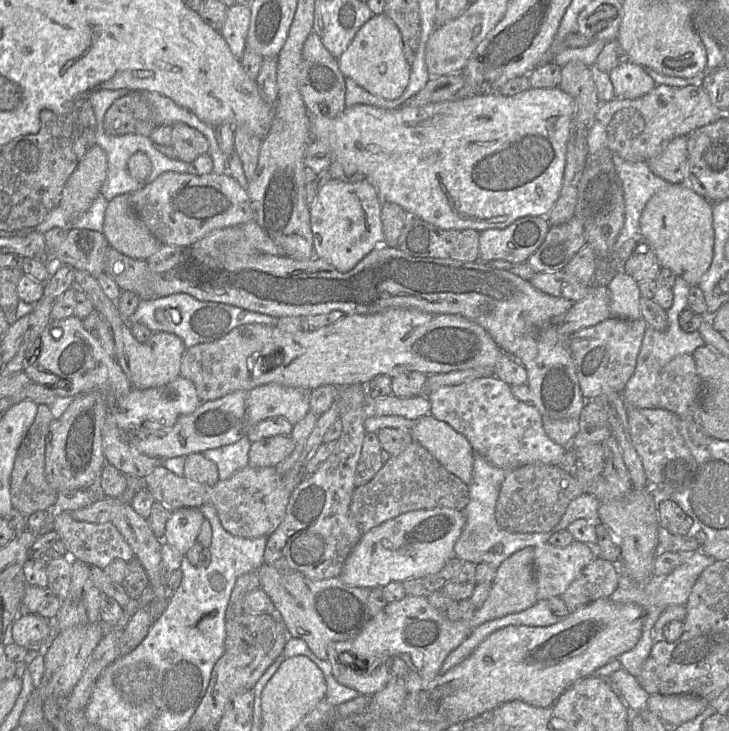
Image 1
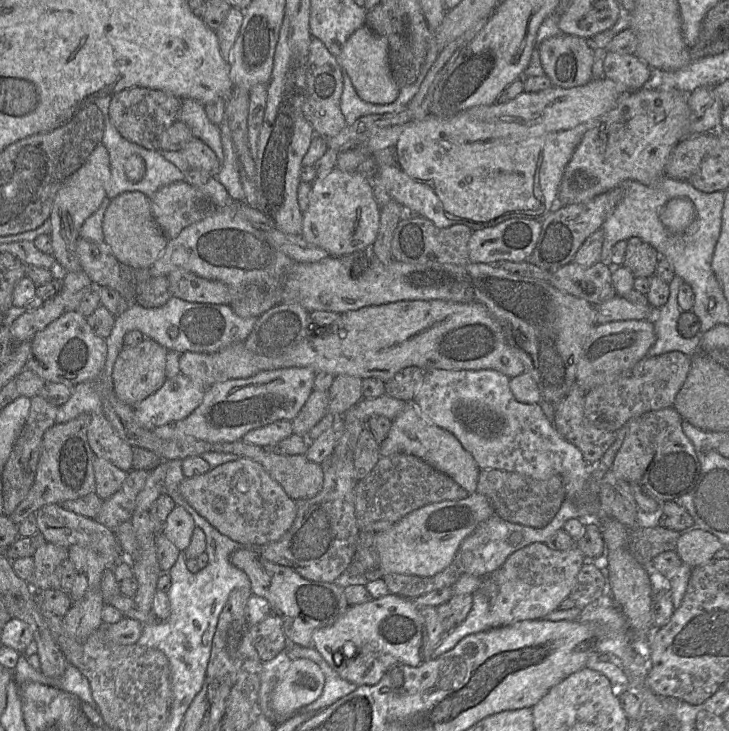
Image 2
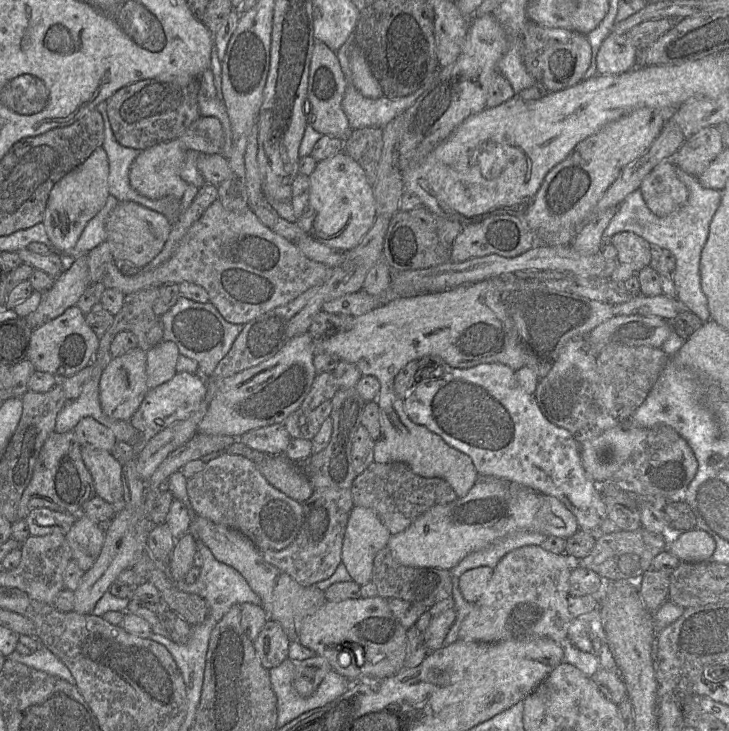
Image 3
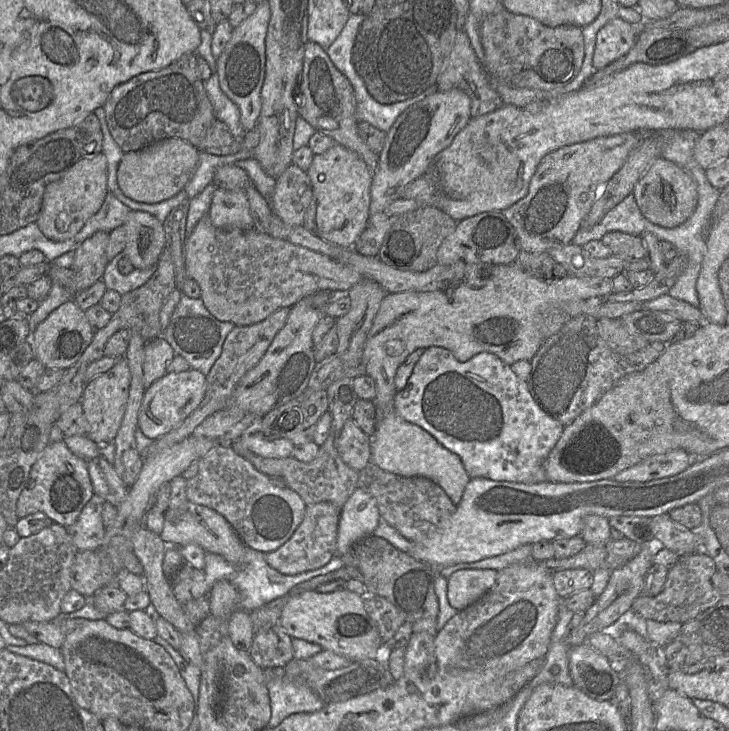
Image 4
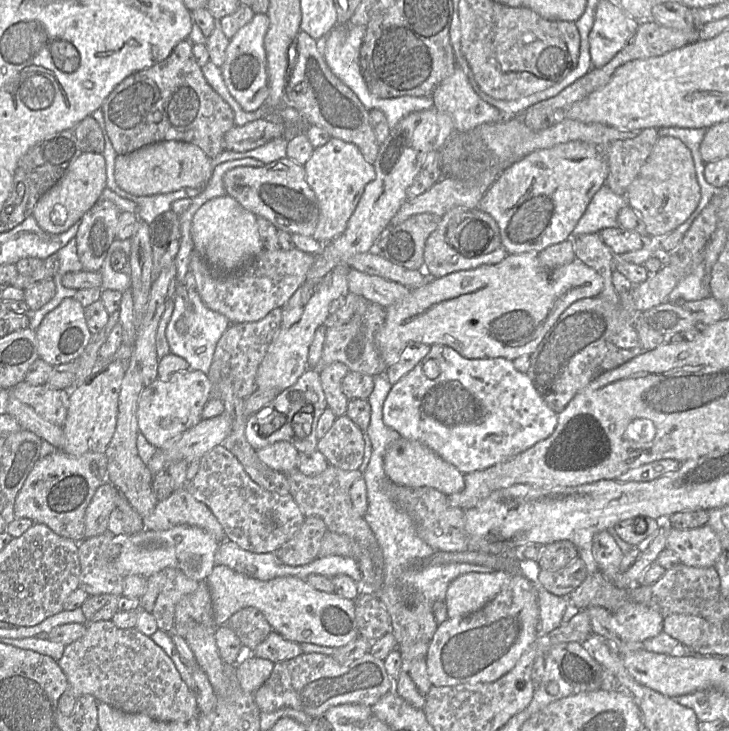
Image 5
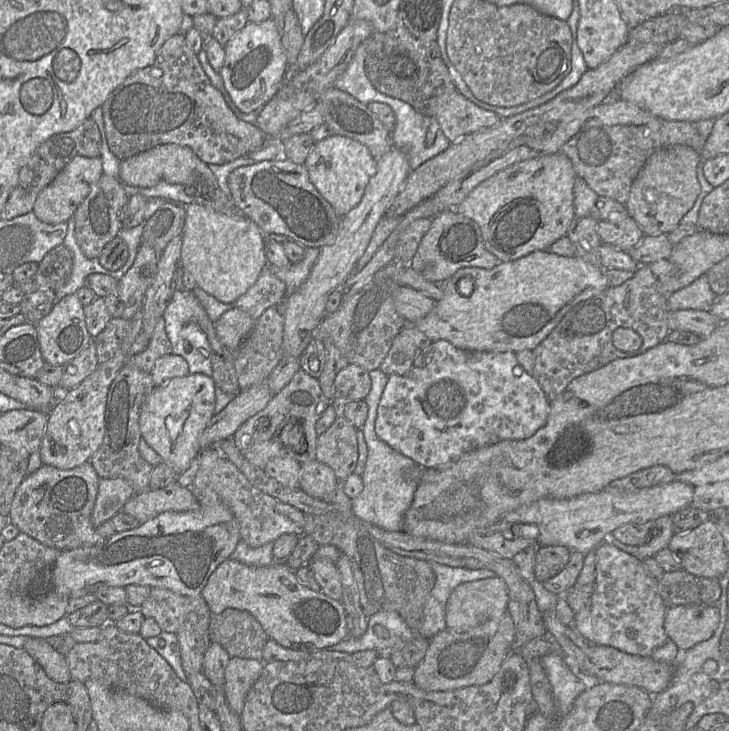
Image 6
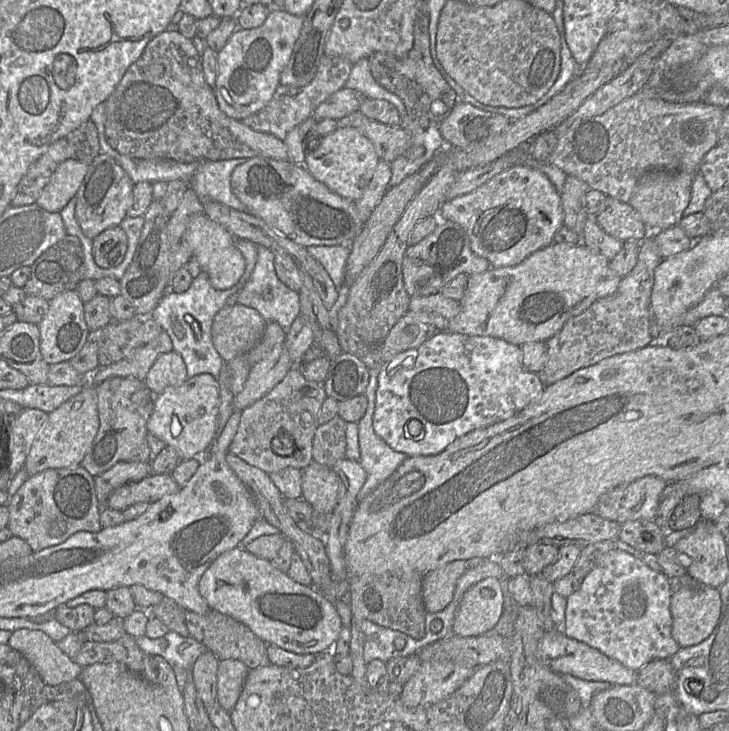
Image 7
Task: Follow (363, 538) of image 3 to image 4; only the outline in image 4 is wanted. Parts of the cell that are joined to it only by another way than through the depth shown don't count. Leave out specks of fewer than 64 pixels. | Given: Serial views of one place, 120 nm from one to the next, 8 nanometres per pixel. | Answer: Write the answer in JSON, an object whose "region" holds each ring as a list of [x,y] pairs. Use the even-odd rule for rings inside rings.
{"region":[[[357,487],[342,507],[338,524],[336,554],[344,557],[345,566],[356,567],[351,547],[362,538],[372,535],[379,519],[375,499]]]}

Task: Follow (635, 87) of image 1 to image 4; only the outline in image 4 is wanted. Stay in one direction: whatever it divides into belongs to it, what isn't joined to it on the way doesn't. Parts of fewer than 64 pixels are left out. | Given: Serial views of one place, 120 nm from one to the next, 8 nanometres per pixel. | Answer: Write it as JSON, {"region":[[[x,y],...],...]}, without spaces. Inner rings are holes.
{"region":[[[615,17],[597,33],[593,54],[594,71],[625,55],[634,45],[639,27]]]}

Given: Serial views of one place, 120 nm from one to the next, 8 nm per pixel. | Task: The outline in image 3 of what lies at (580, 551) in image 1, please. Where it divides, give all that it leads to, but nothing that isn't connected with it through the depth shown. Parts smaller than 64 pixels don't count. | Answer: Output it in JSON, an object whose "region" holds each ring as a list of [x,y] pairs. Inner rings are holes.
{"region":[[[527,546],[506,554],[493,569],[493,575],[462,621],[458,640],[478,643],[523,641],[548,638],[557,643],[568,638],[573,616],[567,610],[569,578],[578,559],[554,554],[541,546]]]}

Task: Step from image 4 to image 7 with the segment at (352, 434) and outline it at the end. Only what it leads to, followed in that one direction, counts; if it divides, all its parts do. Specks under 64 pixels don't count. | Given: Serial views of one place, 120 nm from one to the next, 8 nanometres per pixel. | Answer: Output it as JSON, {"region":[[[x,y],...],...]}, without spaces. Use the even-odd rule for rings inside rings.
{"region":[[[339,416],[318,426],[312,443],[313,463],[332,467],[346,457],[346,425]]]}

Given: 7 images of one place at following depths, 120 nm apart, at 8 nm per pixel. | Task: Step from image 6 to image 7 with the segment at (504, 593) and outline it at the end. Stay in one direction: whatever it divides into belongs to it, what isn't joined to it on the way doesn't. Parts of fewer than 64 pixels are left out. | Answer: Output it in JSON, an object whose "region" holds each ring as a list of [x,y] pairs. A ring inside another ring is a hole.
{"region":[[[481,558],[468,561],[458,560],[438,567],[424,575],[422,581],[422,600],[425,610],[436,613],[450,604],[454,597],[457,580],[468,567],[476,566]],[[489,577],[470,587],[455,612],[453,634],[470,637],[491,631],[503,612],[502,579]]]}

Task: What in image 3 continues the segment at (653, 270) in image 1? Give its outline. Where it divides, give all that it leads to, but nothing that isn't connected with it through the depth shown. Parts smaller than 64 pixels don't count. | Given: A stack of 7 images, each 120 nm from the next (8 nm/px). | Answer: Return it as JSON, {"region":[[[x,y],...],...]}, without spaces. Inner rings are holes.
{"region":[[[619,232],[609,242],[617,250],[617,262],[629,264],[637,270],[650,266],[654,247],[633,232]]]}

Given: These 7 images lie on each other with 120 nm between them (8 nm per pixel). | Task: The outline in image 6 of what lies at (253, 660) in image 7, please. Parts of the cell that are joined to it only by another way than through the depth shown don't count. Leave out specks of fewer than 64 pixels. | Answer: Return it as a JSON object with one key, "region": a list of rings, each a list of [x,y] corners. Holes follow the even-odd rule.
{"region":[[[226,609],[219,614],[211,613],[209,622],[211,642],[220,644],[231,657],[244,659],[263,659],[263,649],[269,640],[257,619],[249,612],[238,609]]]}

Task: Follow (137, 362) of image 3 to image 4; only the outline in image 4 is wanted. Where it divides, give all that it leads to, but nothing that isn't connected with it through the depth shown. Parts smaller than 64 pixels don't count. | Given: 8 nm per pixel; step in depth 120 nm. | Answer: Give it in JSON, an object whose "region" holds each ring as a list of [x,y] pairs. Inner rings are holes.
{"region":[[[120,359],[110,370],[86,383],[80,403],[88,423],[88,436],[98,445],[113,442],[120,428],[130,387],[130,370],[126,359]]]}

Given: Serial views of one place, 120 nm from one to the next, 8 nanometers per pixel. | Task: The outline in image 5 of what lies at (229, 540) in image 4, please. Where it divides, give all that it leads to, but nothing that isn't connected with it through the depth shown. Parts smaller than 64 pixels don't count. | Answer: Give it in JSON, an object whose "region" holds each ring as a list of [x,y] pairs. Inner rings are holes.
{"region":[[[186,488],[174,490],[166,499],[158,501],[154,510],[142,520],[144,528],[148,530],[168,530],[179,525],[189,525],[206,530],[219,542],[226,540],[223,528],[211,510],[204,503],[196,500]]]}

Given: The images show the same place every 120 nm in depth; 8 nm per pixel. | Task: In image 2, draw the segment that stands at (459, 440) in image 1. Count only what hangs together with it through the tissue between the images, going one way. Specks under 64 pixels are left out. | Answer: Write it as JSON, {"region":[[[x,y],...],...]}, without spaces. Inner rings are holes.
{"region":[[[406,402],[402,412],[392,420],[388,436],[380,444],[380,454],[381,457],[394,454],[416,456],[451,477],[468,492],[469,496],[478,493],[477,485],[481,470],[472,455],[463,448],[452,433],[429,421],[413,402]]]}

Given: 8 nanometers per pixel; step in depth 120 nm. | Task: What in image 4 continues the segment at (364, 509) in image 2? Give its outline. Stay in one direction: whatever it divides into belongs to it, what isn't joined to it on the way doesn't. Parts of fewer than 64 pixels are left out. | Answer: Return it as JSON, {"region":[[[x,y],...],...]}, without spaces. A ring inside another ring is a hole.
{"region":[[[371,462],[358,472],[357,487],[375,499],[380,516],[411,542],[420,542],[438,527],[445,525],[456,510],[456,505],[444,490],[430,479],[399,476]]]}

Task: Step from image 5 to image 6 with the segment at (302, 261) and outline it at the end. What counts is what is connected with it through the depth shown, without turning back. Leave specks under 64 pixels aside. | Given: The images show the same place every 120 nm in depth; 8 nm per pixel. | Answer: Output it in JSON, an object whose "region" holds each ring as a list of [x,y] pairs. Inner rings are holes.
{"region":[[[266,265],[254,285],[233,304],[255,321],[270,307],[277,307],[285,298],[286,285]]]}

